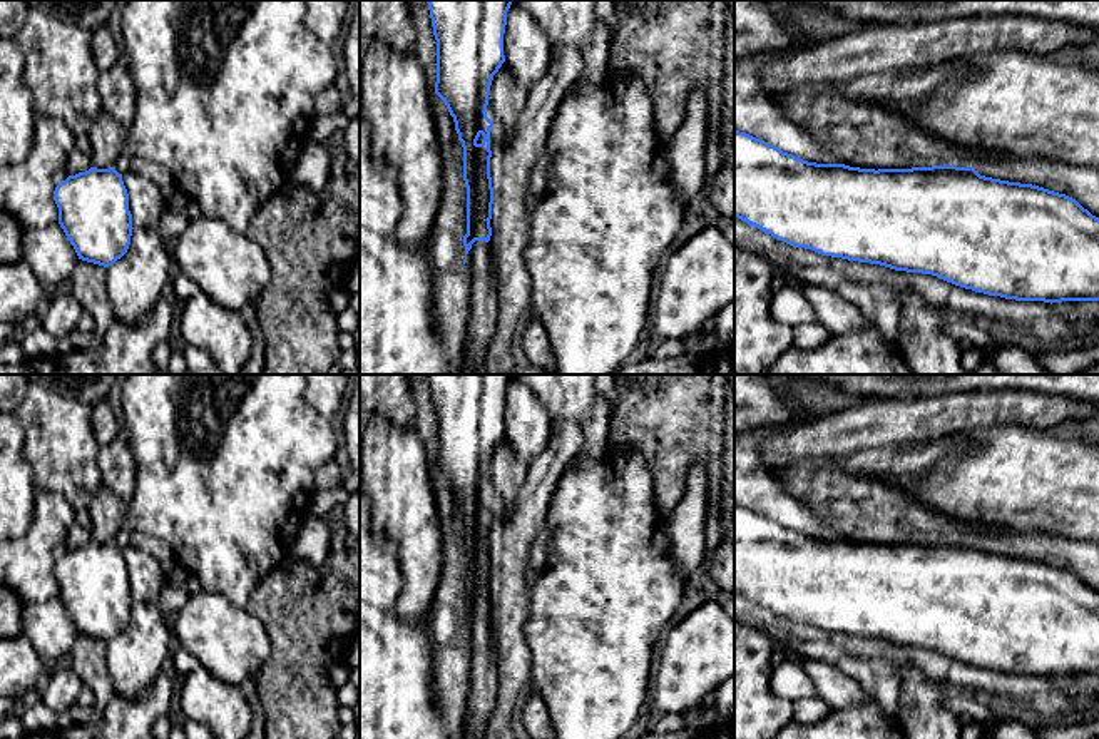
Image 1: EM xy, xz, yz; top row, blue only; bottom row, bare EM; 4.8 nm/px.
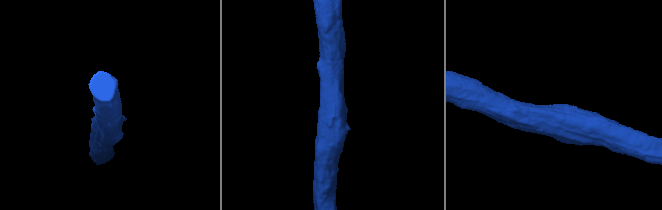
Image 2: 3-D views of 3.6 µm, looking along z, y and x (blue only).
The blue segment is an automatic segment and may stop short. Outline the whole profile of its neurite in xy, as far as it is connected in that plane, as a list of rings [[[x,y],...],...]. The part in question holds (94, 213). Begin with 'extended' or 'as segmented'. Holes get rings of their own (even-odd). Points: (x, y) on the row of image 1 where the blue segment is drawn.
as segmented; [[[90,167],[69,176],[55,187],[54,201],[59,224],[79,259],[109,268],[127,252],[132,214],[122,174],[115,167]]]

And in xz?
as segmented; [[[427,0],[437,40],[435,94],[445,102],[463,147],[463,181],[467,187],[465,259],[475,241],[490,241],[493,187],[490,177],[490,129],[487,105],[493,75],[505,62],[503,33],[512,0]]]

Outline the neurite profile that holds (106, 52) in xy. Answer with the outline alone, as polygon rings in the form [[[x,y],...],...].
[[[105,25],[92,32],[92,57],[100,74],[107,72],[122,57],[120,48]]]

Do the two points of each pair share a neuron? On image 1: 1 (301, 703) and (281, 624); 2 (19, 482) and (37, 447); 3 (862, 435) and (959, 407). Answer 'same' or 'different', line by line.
1: same
2: different
3: same

